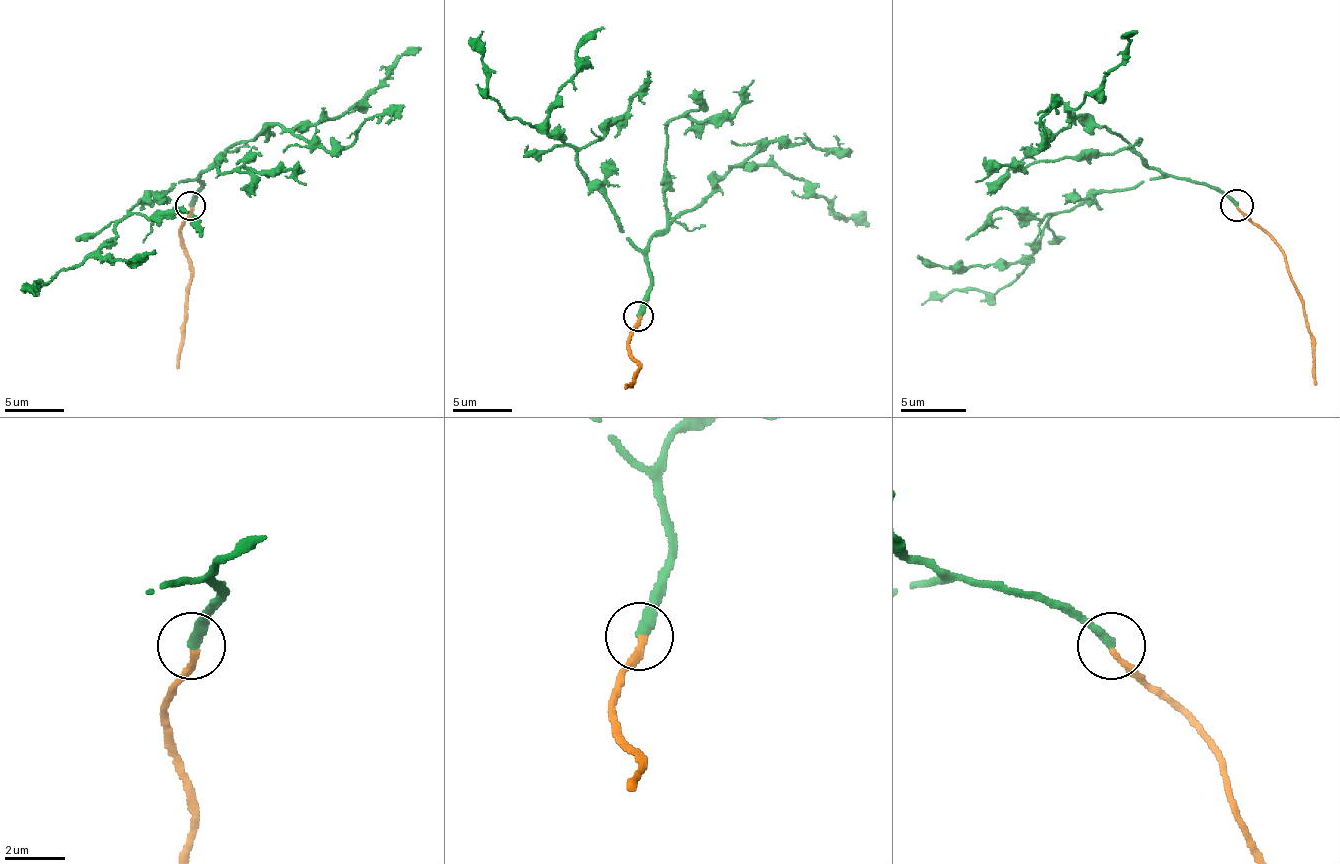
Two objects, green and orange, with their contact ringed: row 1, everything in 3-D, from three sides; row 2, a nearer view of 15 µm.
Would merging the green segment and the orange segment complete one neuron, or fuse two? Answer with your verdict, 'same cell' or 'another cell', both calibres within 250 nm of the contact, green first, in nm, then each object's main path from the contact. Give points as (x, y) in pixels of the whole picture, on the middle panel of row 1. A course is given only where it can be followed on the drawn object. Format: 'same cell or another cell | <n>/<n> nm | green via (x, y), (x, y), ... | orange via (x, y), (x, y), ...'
same cell | 360/200 nm | green via (639, 317), (651, 290), (645, 255), (577, 163), (577, 151), (512, 119), (488, 92), (483, 30) | orange via (639, 317), (630, 337), (636, 358), (636, 376), (624, 388)

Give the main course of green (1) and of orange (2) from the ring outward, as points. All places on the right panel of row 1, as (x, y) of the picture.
1: (1237, 206), (1169, 176), (1094, 190), (1048, 219), (1005, 288), (934, 294), (921, 304)
2: (1237, 206), (1260, 225), (1283, 255), (1303, 304), (1316, 385)

